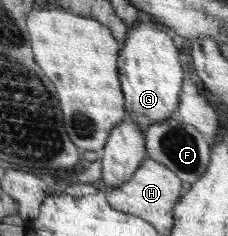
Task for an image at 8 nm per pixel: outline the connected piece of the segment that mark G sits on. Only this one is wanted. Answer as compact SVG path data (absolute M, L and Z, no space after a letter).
M139 20L131 27L117 59L118 75L124 96L127 119L145 131L157 121L164 121L178 107L182 87L182 66L172 37L160 23Z

